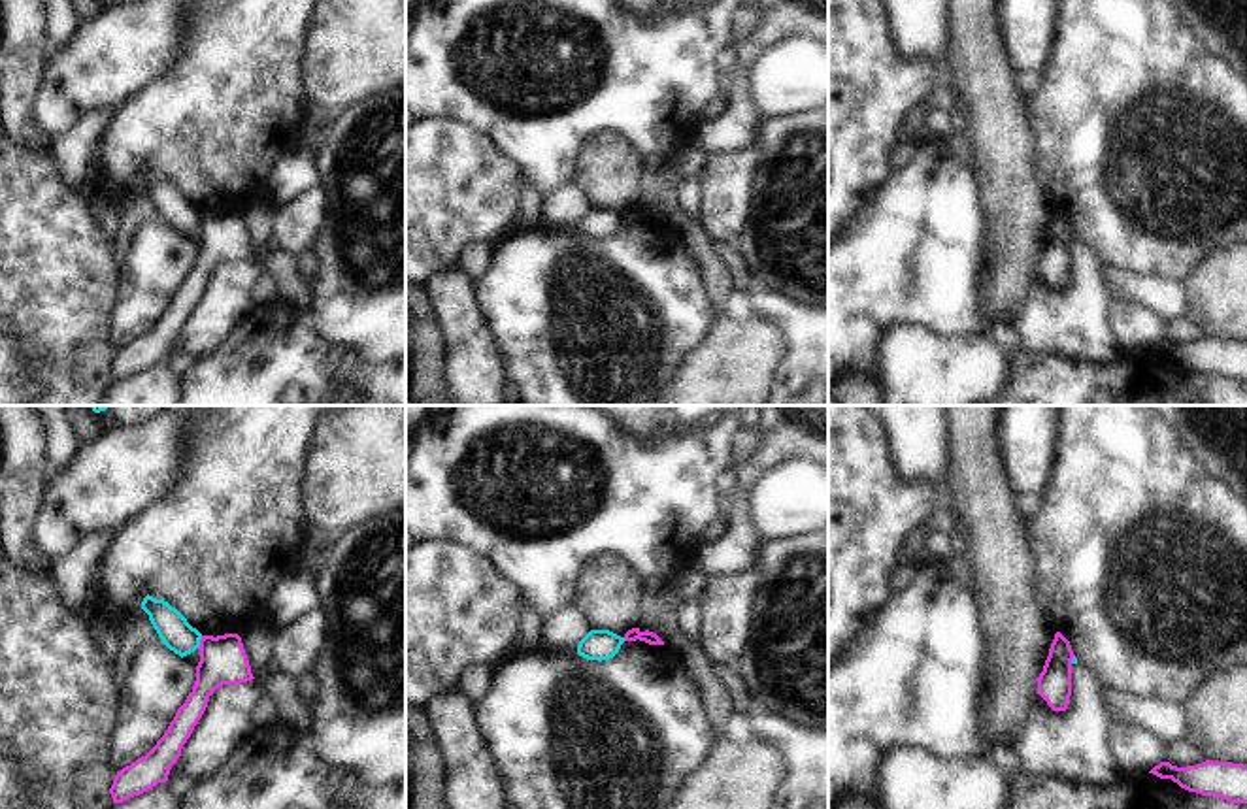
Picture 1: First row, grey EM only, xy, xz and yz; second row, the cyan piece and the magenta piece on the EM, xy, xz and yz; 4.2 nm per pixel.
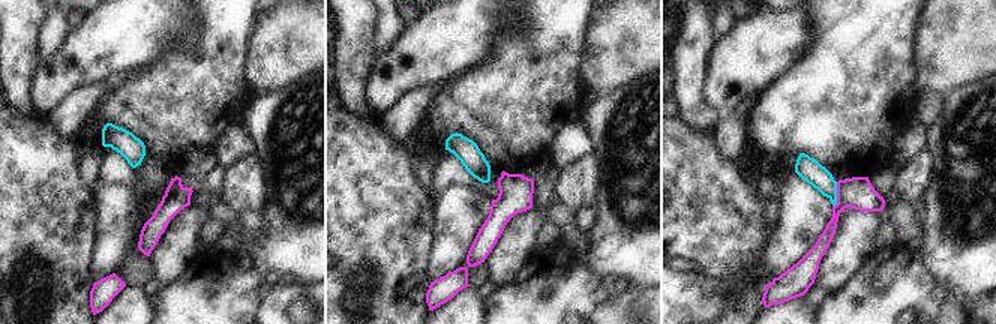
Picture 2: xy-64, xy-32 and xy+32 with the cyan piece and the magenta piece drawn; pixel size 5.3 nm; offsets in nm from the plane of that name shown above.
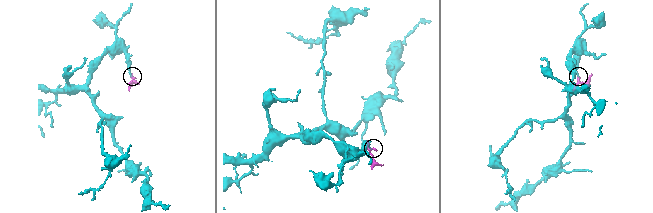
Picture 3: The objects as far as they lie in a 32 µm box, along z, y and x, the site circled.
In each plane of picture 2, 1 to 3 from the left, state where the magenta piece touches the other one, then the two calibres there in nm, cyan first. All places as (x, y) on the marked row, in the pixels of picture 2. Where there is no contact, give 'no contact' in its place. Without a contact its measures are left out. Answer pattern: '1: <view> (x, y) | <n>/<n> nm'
1: no contact
2: no contact
3: xy+32 (836, 194) | 120/170 nm

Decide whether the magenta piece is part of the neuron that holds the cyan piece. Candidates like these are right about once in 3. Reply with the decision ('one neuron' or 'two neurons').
two neurons

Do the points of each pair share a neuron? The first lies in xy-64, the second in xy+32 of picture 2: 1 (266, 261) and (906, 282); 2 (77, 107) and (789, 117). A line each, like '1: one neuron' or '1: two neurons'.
1: two neurons
2: two neurons

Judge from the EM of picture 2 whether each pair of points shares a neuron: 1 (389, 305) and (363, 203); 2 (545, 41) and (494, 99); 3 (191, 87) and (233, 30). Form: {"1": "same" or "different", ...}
{"1": "same", "2": "same", "3": "same"}

